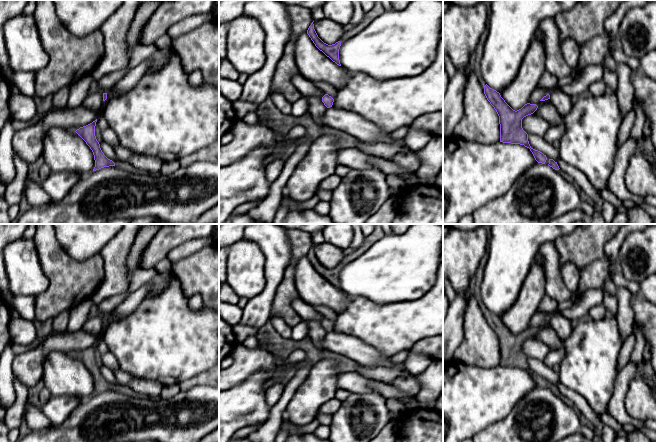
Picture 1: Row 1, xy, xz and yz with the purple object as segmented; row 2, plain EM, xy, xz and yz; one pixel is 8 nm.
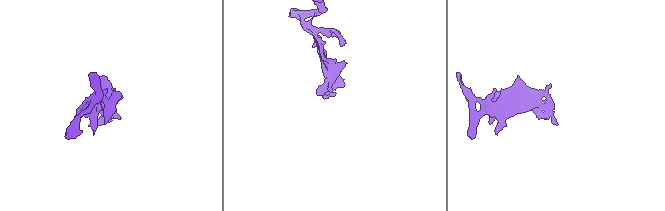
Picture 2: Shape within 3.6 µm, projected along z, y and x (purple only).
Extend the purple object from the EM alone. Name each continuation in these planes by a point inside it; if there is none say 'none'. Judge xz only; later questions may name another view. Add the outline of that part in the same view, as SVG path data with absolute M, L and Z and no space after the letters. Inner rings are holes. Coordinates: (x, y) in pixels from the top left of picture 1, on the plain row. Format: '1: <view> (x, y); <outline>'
none

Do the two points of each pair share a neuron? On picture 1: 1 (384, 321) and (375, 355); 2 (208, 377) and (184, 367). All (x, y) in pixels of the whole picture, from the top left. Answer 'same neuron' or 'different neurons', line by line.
1: different neurons
2: different neurons

